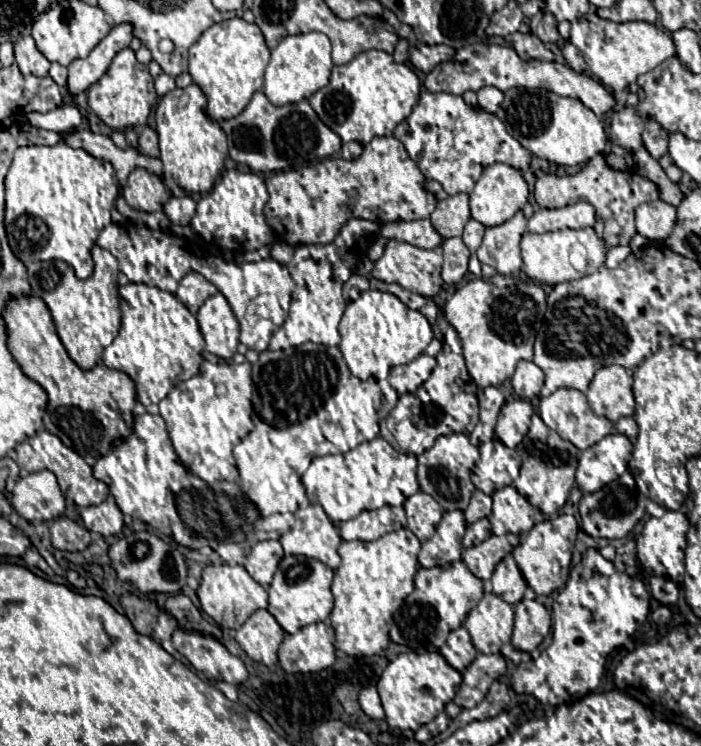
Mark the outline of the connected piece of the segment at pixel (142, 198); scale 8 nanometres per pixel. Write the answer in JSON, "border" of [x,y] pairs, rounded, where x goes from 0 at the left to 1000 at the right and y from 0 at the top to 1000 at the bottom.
{"border":[[[201,224],[187,229],[175,261],[184,277],[201,283],[233,283],[233,272],[238,269],[233,243]]]}

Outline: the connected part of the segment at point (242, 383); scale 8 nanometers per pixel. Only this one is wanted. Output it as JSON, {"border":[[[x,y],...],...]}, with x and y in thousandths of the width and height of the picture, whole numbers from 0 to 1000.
{"border":[[[322,483],[308,487],[290,484],[284,503],[252,513],[250,521],[227,540],[230,559],[238,567],[238,580],[252,613],[292,647],[341,642],[330,605],[361,572],[358,534],[362,520],[355,484],[344,489]]]}

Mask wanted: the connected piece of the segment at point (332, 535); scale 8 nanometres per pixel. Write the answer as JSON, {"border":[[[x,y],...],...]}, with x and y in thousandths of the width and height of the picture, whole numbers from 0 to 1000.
{"border":[[[441,677],[421,688],[421,704],[415,712],[398,720],[407,744],[435,744],[464,755],[472,763],[484,760],[481,733],[486,720],[475,698],[466,693],[461,680]]]}

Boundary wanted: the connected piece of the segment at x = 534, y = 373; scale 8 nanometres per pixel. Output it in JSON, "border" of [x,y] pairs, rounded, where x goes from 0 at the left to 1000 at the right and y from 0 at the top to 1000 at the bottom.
{"border":[[[740,484],[735,503],[729,508],[735,527],[743,535],[757,535],[763,529],[769,529],[772,519],[775,519],[775,497],[760,487],[760,484]]]}

